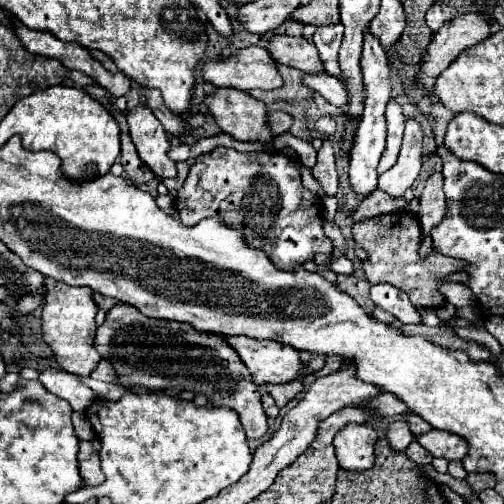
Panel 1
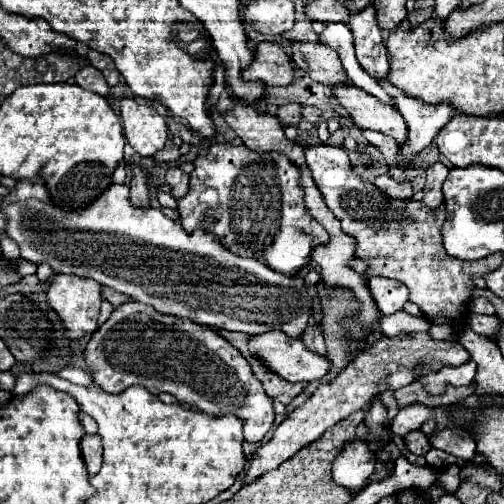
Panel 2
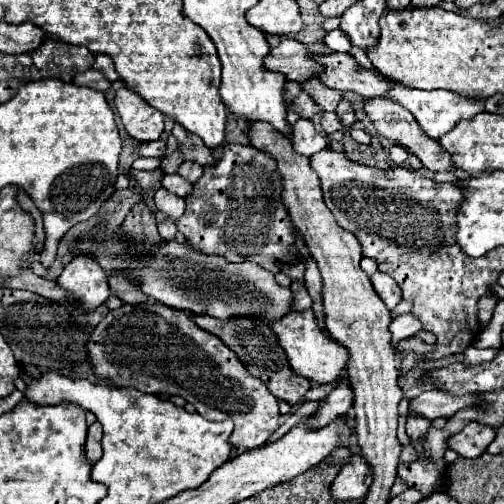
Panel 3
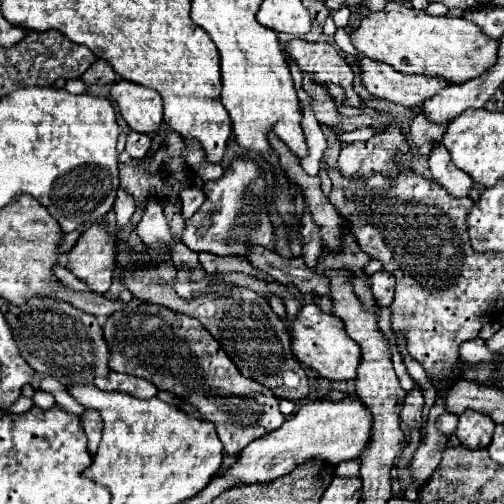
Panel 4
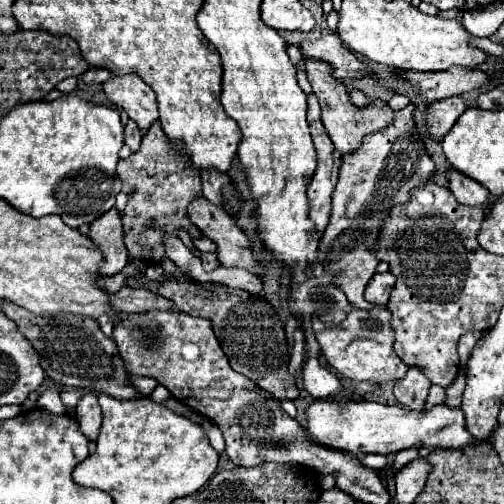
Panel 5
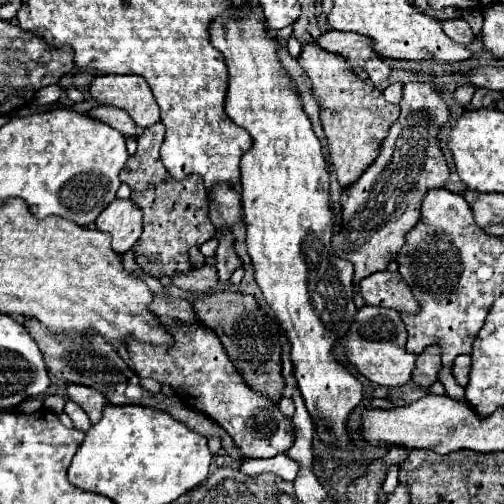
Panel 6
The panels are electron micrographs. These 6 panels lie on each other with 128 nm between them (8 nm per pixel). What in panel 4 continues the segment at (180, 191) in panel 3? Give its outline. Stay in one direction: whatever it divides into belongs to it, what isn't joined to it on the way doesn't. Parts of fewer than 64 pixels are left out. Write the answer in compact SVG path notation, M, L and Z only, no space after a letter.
M196 186L184 190L184 192L180 194L180 198L182 198L182 218L184 218L184 220L188 220L188 218L204 204L204 200L206 200L204 192L202 192L200 188L196 188Z

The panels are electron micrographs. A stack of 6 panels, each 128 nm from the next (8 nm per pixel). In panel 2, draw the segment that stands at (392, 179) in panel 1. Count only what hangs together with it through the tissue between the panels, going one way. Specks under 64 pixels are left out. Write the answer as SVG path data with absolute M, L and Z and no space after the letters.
M388 80L378 82L392 96L394 106L400 110L400 114L408 124L408 140L402 146L402 156L404 164L410 164L410 160L416 158L416 154L434 140L434 136L442 130L442 126L446 126L454 118L458 110L452 108L452 104L448 102L424 104L422 100L406 96L400 88L390 84Z

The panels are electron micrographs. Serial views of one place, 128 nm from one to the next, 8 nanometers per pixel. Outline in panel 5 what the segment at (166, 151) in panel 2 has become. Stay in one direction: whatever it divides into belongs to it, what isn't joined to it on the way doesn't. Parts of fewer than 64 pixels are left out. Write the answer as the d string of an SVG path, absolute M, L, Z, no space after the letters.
M128 120L126 124L126 146L132 148L132 152L136 152L140 148L140 130L138 130L138 124L134 120Z

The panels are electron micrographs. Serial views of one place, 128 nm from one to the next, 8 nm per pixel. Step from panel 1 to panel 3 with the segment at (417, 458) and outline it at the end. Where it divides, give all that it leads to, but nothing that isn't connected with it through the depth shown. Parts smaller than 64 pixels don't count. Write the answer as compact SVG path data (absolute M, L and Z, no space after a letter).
M414 412L408 414L408 420L406 420L406 432L412 440L418 440L426 434L430 426L430 420L424 420L424 416L414 416Z

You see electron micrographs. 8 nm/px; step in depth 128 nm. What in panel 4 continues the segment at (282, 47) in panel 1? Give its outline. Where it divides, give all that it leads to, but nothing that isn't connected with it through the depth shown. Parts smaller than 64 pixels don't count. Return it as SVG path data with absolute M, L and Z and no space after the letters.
M362 58L360 66L362 82L372 96L386 98L402 106L416 108L416 104L428 100L428 96L434 96L450 86L448 80L440 80L436 76L428 78L418 74L402 74L382 62L372 62L370 58Z

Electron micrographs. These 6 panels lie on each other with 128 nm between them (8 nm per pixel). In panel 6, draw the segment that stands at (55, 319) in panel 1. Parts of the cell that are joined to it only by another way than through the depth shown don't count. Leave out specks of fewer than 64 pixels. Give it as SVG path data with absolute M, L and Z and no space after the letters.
M116 198L104 212L100 212L100 216L96 218L96 226L102 232L110 232L112 248L118 254L124 254L142 234L142 214L130 198Z

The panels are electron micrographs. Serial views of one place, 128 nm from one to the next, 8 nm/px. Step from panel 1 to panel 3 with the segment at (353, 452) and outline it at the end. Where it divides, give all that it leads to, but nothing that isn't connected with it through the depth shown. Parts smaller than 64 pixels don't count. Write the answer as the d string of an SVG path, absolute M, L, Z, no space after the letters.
M354 454L348 464L342 466L338 476L332 482L332 498L336 502L350 502L350 500L360 500L368 492L368 484L372 484L372 474L368 464Z

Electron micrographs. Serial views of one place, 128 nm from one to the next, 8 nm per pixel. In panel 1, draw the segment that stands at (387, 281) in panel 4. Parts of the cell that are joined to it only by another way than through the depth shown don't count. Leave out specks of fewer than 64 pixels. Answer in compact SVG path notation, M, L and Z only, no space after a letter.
M386 282L374 284L370 288L370 298L378 308L394 314L402 324L420 324L418 310L410 304L408 294L400 292L400 288L392 288L392 284Z

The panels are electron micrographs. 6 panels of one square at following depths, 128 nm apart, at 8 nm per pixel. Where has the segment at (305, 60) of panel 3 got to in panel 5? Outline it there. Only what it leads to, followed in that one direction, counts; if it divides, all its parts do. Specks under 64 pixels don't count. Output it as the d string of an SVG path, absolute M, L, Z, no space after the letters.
M328 32L320 36L318 40L304 40L300 44L300 50L306 58L316 58L316 60L326 60L334 68L334 76L344 80L344 78L356 78L358 72L362 72L366 62L358 60L354 52L350 52L338 38L336 32Z

